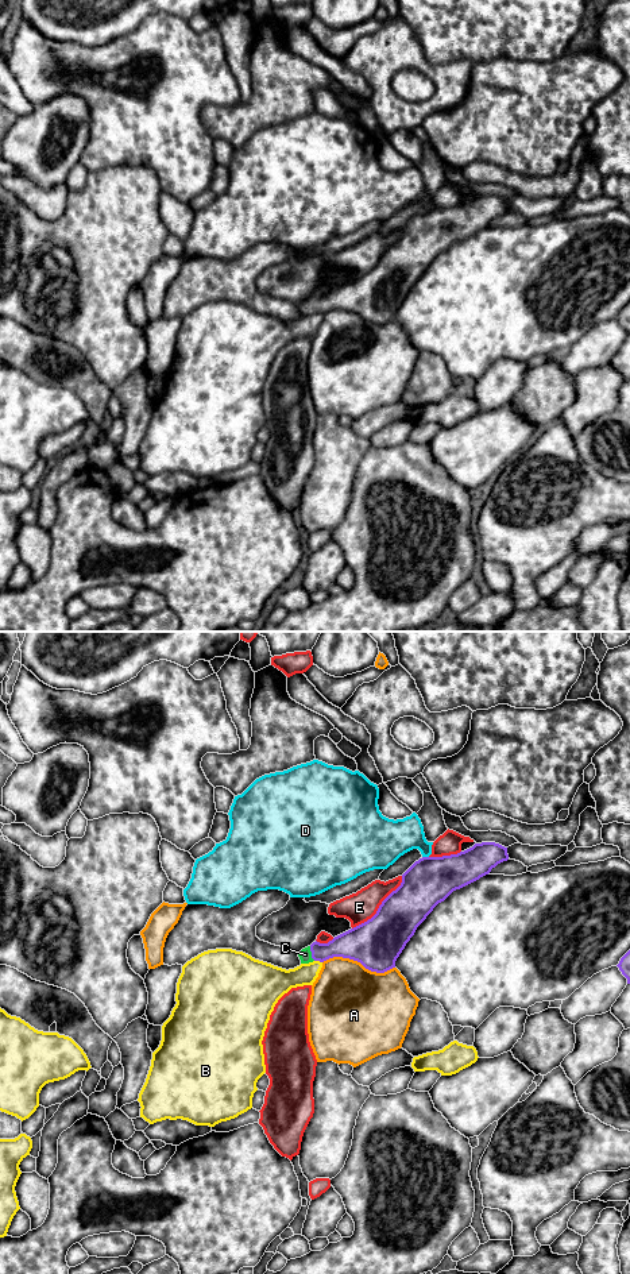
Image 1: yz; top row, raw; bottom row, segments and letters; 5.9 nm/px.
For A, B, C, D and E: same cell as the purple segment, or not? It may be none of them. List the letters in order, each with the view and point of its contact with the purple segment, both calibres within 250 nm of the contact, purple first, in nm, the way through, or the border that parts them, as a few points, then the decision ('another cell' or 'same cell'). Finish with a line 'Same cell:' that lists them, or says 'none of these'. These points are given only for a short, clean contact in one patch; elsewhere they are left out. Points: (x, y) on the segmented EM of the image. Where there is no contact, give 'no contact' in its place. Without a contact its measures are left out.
A: contact yz (359, 961); calibres 300 and 460 nm; another cell
B: contact yz (319, 960); calibres 190 and 140 nm; another cell
C: contact yz (312, 953); calibres 170 and 80 nm; same cell
D: contact yz (425, 857); calibres 280 and 240 nm; another cell
E: contact yz (379, 906); calibres 300 and 180 nm; another cell
Same cell: C

